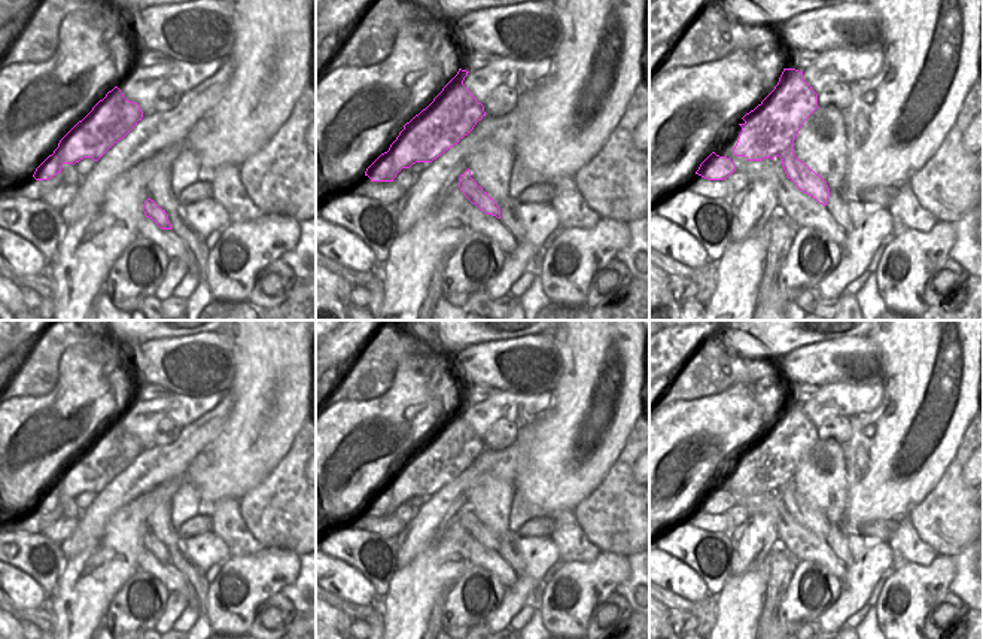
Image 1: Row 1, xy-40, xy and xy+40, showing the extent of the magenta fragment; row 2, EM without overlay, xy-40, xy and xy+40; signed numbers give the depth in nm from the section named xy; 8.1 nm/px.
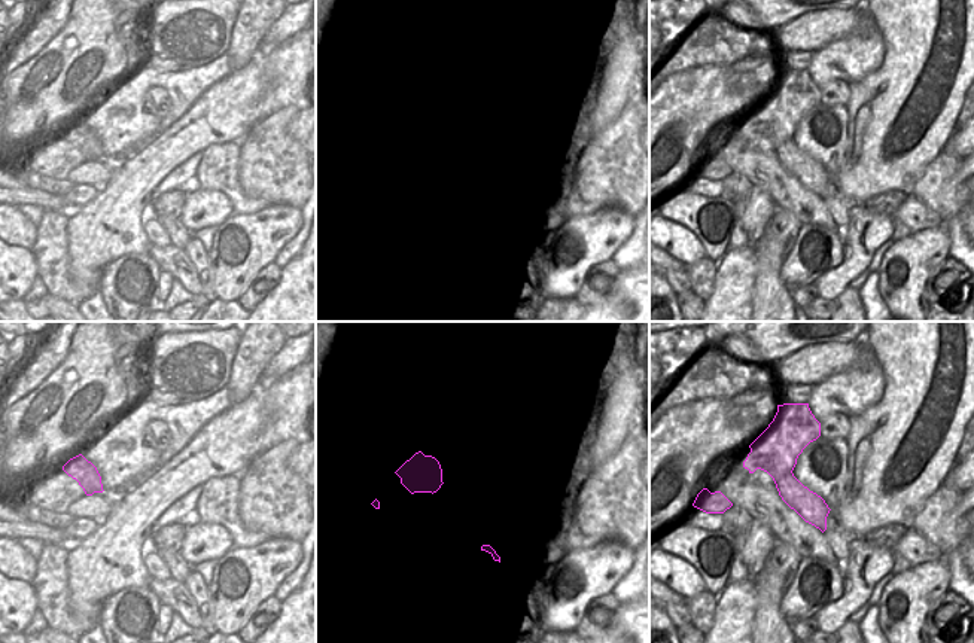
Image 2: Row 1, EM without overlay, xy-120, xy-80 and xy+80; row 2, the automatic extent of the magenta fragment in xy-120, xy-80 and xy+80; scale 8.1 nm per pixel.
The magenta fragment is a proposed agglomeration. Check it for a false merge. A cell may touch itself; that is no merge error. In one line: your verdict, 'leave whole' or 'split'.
split

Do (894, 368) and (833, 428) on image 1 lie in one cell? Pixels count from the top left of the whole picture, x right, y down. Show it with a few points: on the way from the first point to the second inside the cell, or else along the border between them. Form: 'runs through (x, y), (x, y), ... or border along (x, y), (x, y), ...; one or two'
border along (851, 419), (851, 437), (843, 444); two

